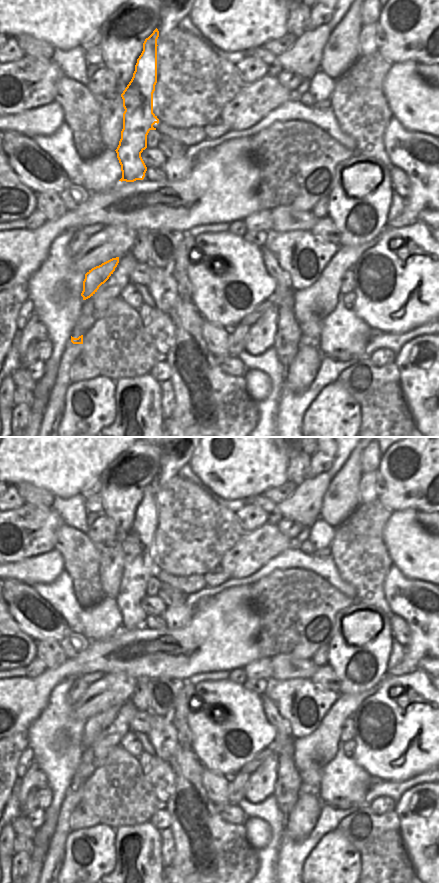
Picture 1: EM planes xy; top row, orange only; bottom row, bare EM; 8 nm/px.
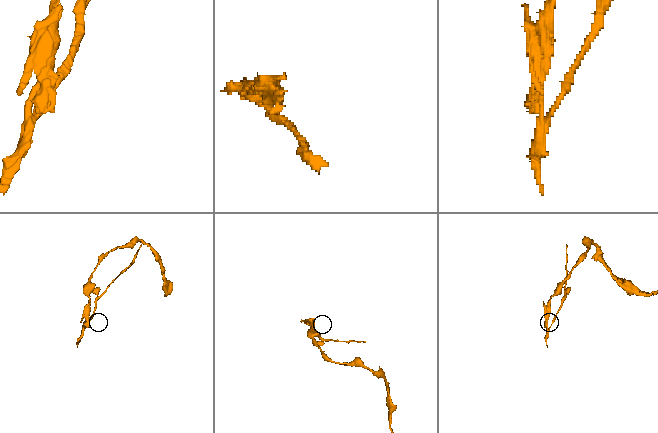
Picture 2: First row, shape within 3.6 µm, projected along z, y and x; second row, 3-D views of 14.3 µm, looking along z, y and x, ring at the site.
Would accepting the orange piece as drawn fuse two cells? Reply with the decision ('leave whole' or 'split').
split

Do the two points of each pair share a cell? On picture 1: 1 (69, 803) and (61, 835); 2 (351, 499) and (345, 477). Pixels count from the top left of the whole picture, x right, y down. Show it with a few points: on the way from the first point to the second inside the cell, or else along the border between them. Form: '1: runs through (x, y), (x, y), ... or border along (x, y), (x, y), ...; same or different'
1: runs through (66, 811), (63, 816), (63, 827); same
2: runs through (346, 494), (345, 482); same

